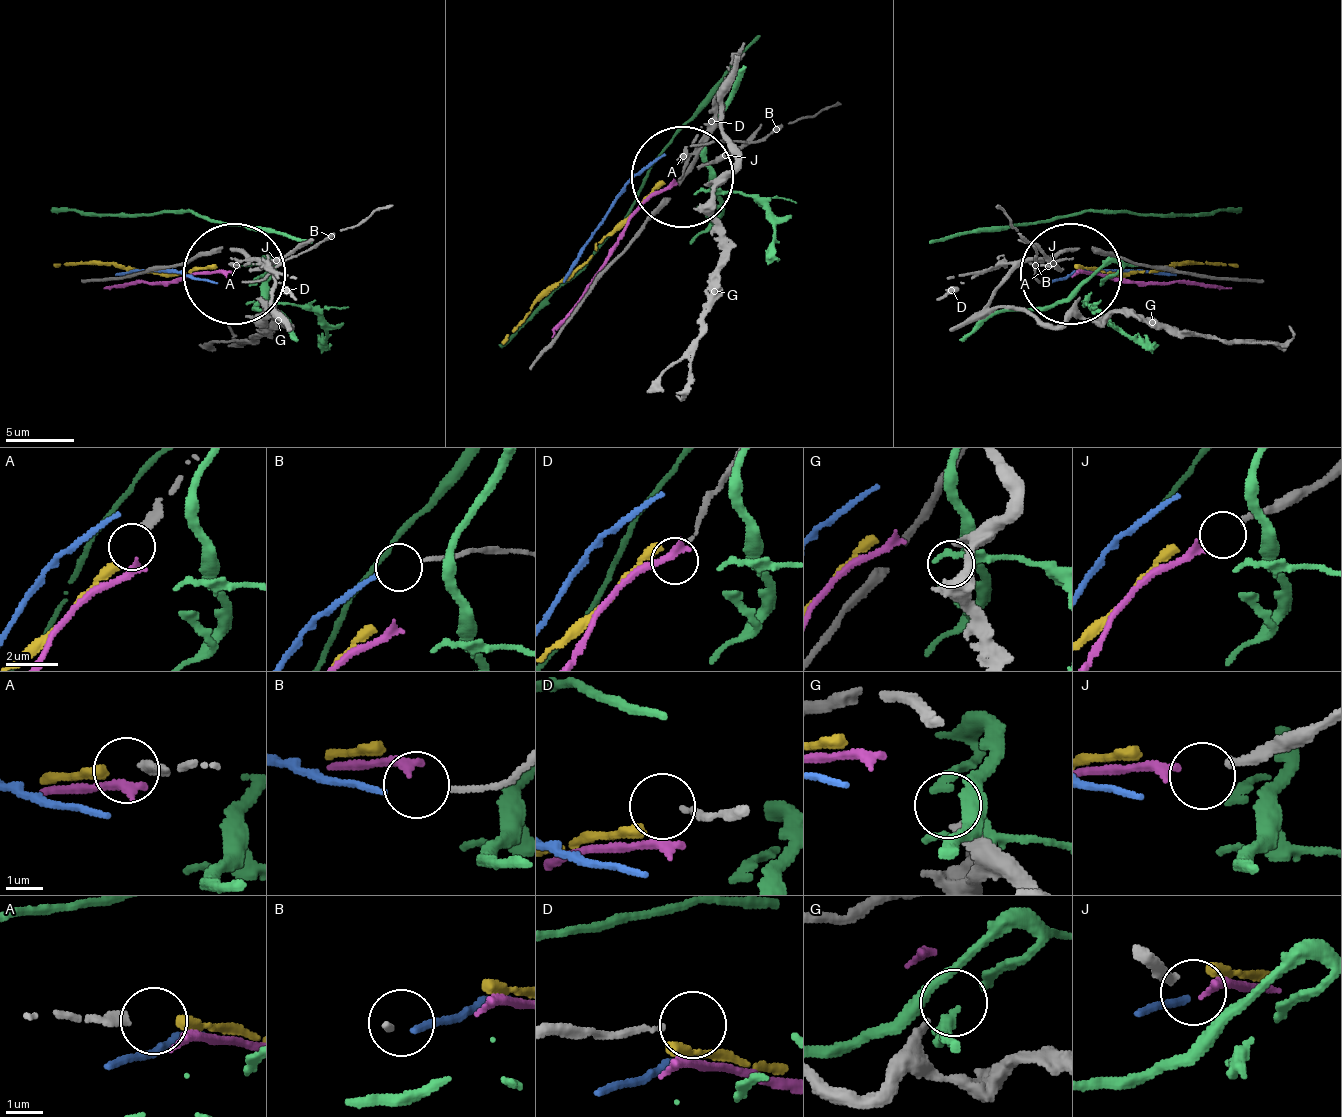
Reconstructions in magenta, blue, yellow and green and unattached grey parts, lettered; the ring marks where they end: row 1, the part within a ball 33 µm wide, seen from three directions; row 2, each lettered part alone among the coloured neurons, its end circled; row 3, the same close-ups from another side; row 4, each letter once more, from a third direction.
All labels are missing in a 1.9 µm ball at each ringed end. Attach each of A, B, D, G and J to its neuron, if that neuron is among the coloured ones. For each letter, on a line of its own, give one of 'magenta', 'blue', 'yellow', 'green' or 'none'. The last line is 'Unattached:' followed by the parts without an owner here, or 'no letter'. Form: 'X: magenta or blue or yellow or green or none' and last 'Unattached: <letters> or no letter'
A: yellow
B: blue
D: none
G: none
J: magenta
Unattached: D, G

